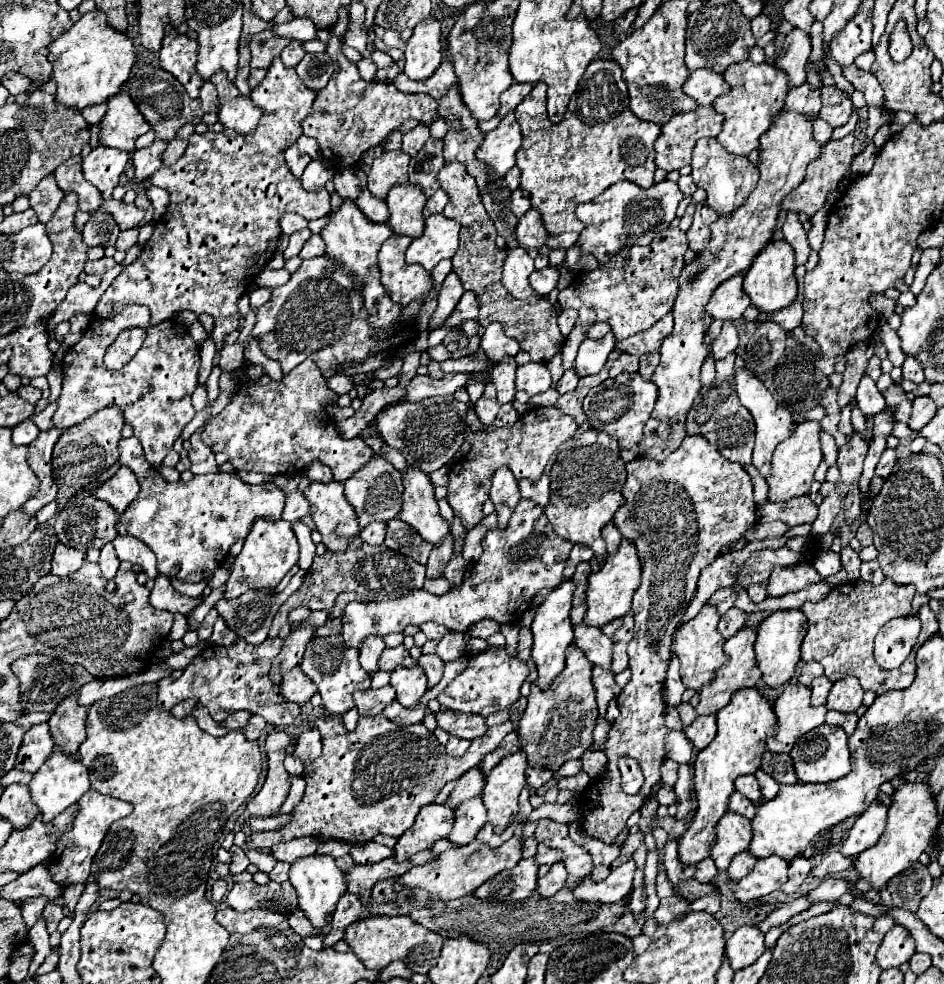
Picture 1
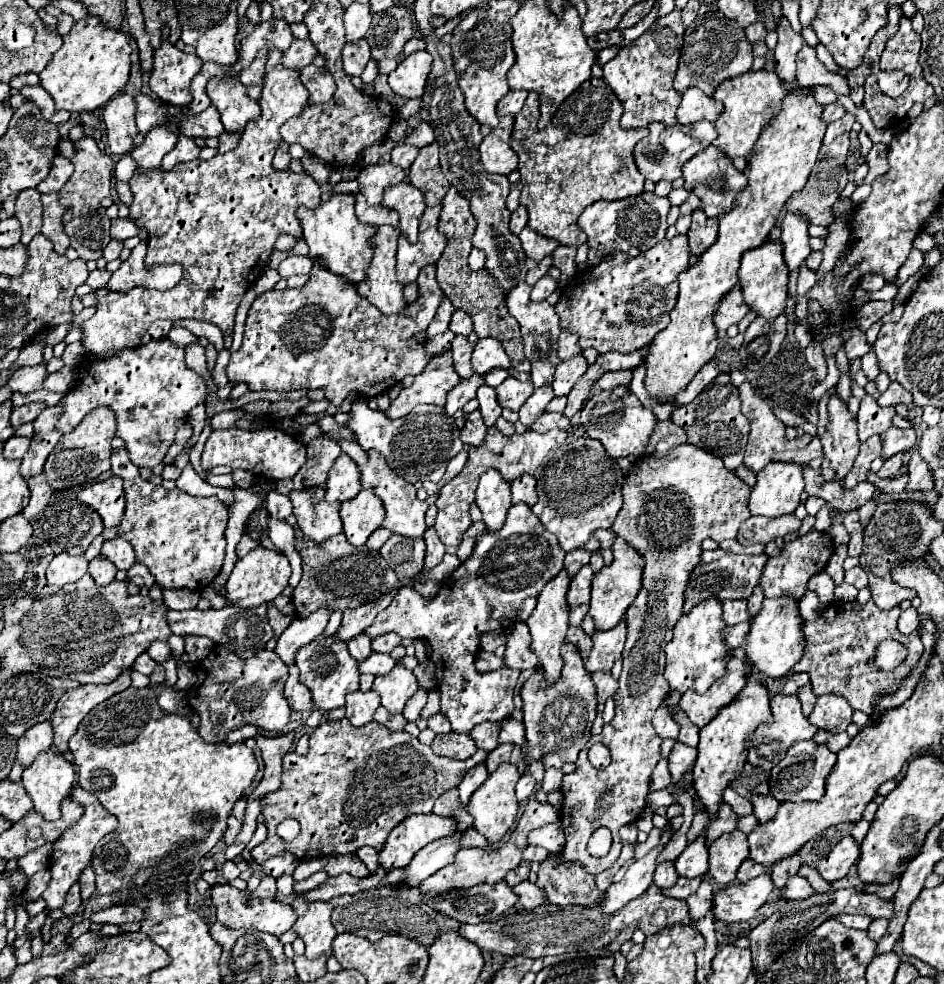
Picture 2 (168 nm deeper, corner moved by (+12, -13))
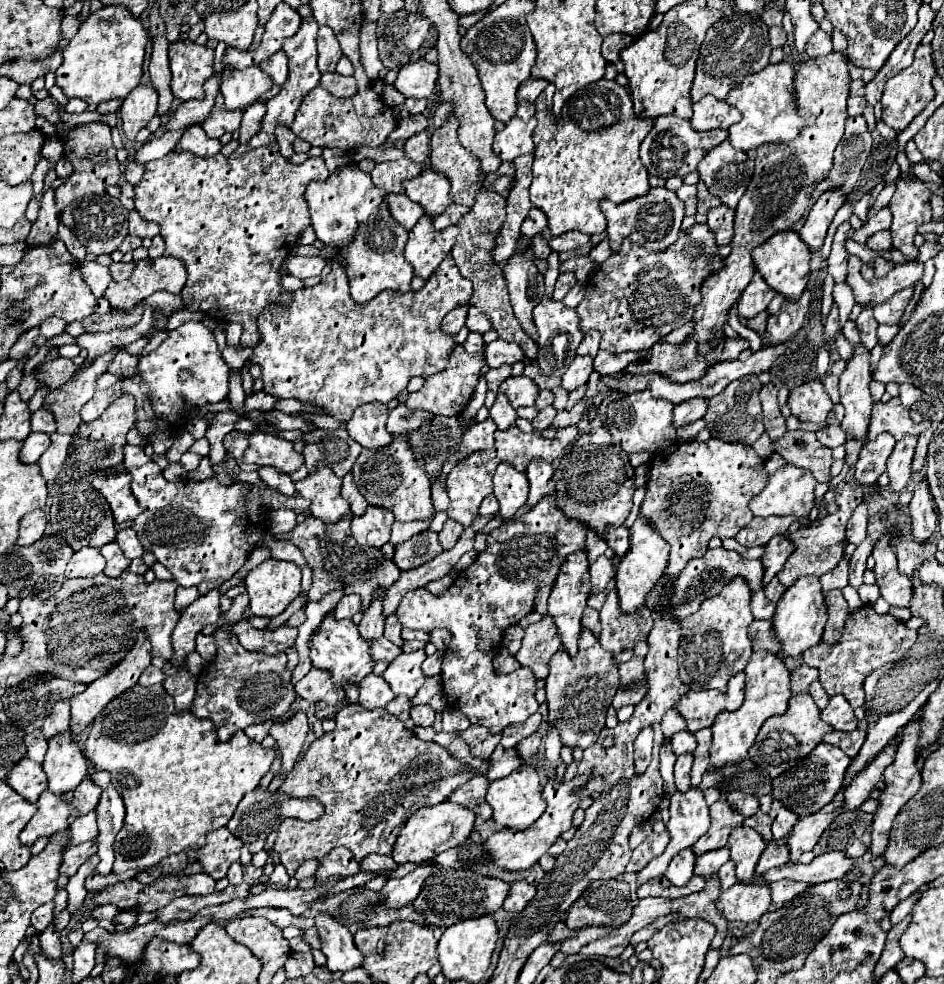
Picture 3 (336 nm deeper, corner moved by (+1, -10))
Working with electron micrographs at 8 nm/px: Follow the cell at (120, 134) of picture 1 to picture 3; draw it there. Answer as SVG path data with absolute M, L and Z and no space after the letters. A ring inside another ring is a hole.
M137 85L119 109L119 119L123 123L123 133L129 141L135 141L139 129L143 129L149 119L157 113L157 91L149 85Z

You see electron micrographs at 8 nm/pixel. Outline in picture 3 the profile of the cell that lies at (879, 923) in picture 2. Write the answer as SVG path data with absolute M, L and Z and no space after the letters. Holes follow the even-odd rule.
M913 893L913 895L911 895L911 897L907 897L905 901L899 901L899 905L897 905L897 907L891 911L891 915L889 915L889 917L891 917L891 925L899 923L899 921L901 921L901 919L903 919L911 909L913 909L913 905L915 905L915 901L917 901L917 899L919 899L919 895L915 895L915 893Z

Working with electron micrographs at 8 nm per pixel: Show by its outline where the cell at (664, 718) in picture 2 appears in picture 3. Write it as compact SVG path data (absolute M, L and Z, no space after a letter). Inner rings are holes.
M677 731L673 737L671 737L671 745L673 745L673 751L677 753L677 755L681 755L681 753L691 753L693 749L695 749L695 737L693 737L693 733L689 733L689 731Z

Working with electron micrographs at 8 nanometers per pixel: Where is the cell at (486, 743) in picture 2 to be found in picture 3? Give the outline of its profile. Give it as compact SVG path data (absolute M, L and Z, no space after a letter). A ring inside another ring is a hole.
M533 713L527 721L523 721L523 723L515 723L515 725L507 725L505 729L503 729L503 737L501 737L501 745L505 745L505 747L515 747L521 739L525 739L527 735L531 735L531 733L535 733L537 729L539 729L539 725L543 723L543 717L539 715L539 713Z

